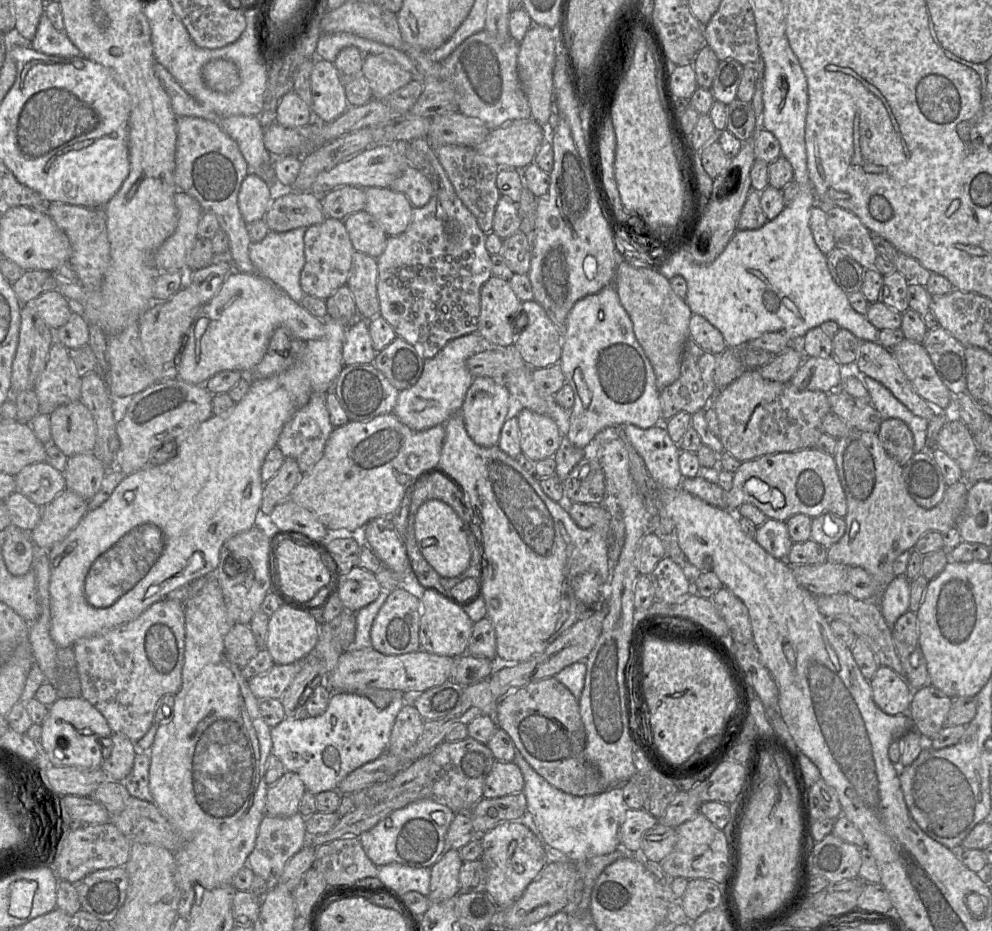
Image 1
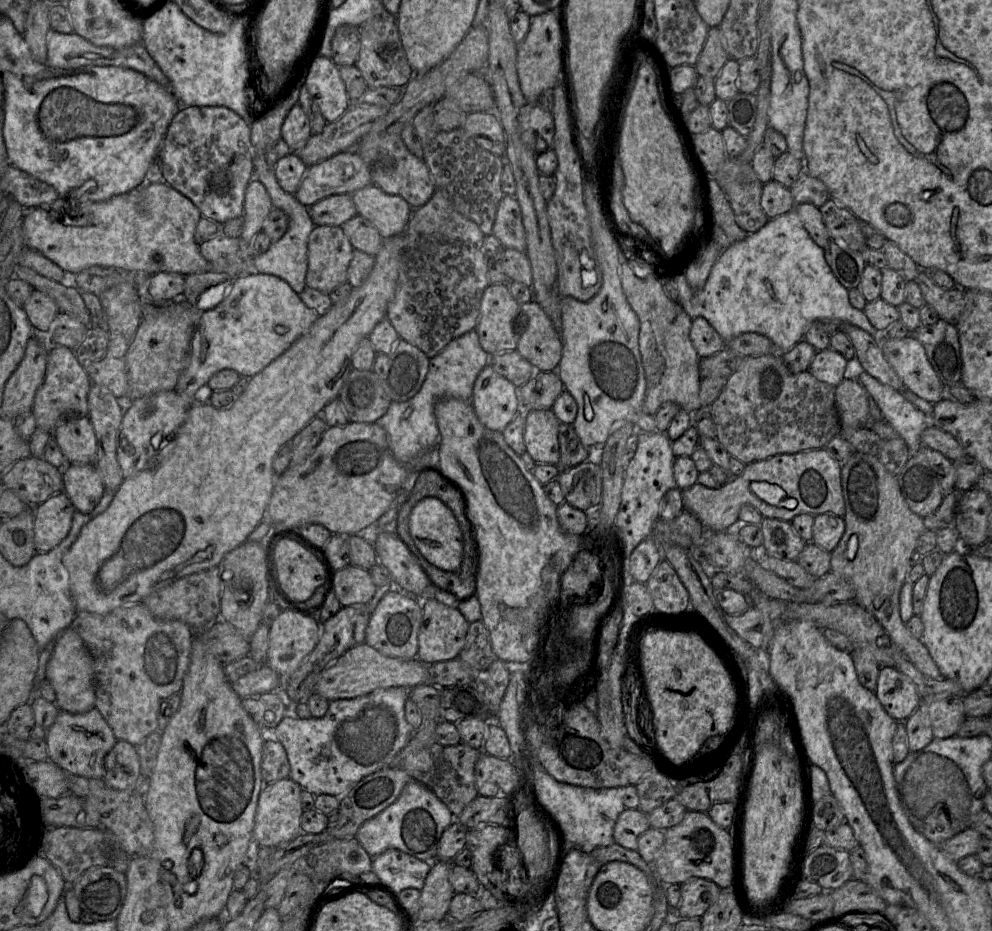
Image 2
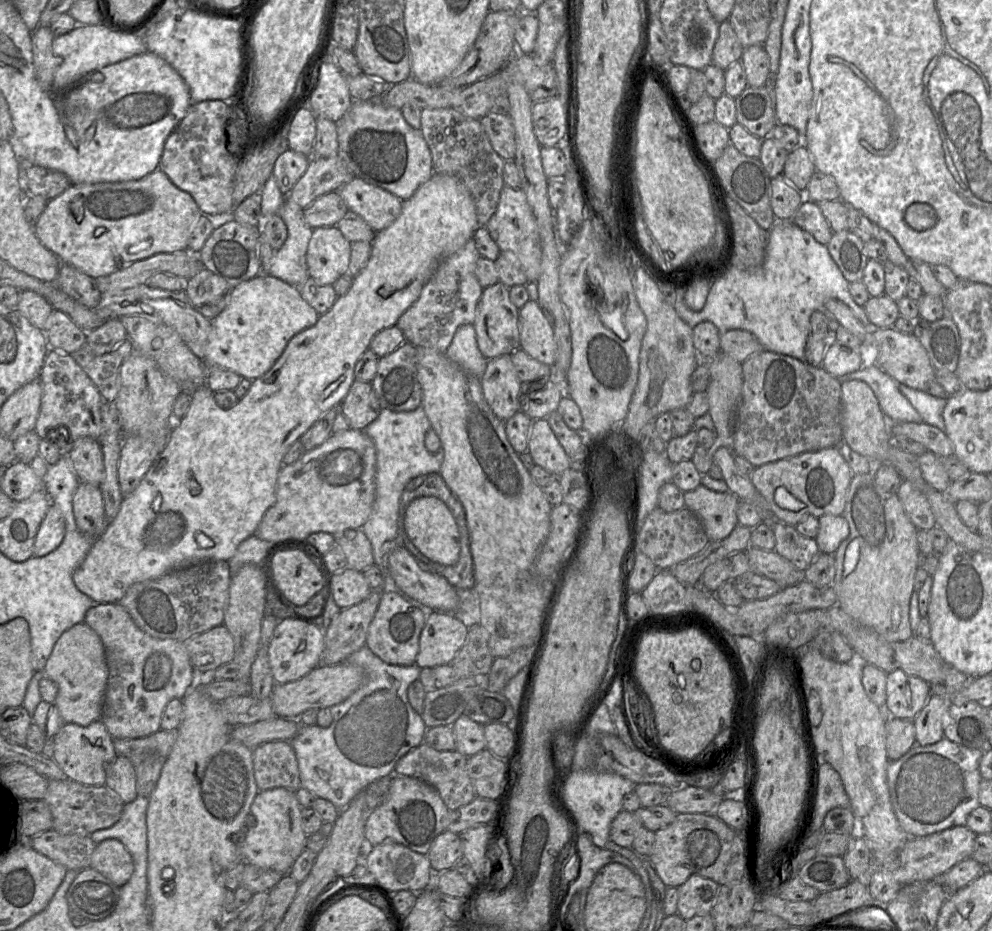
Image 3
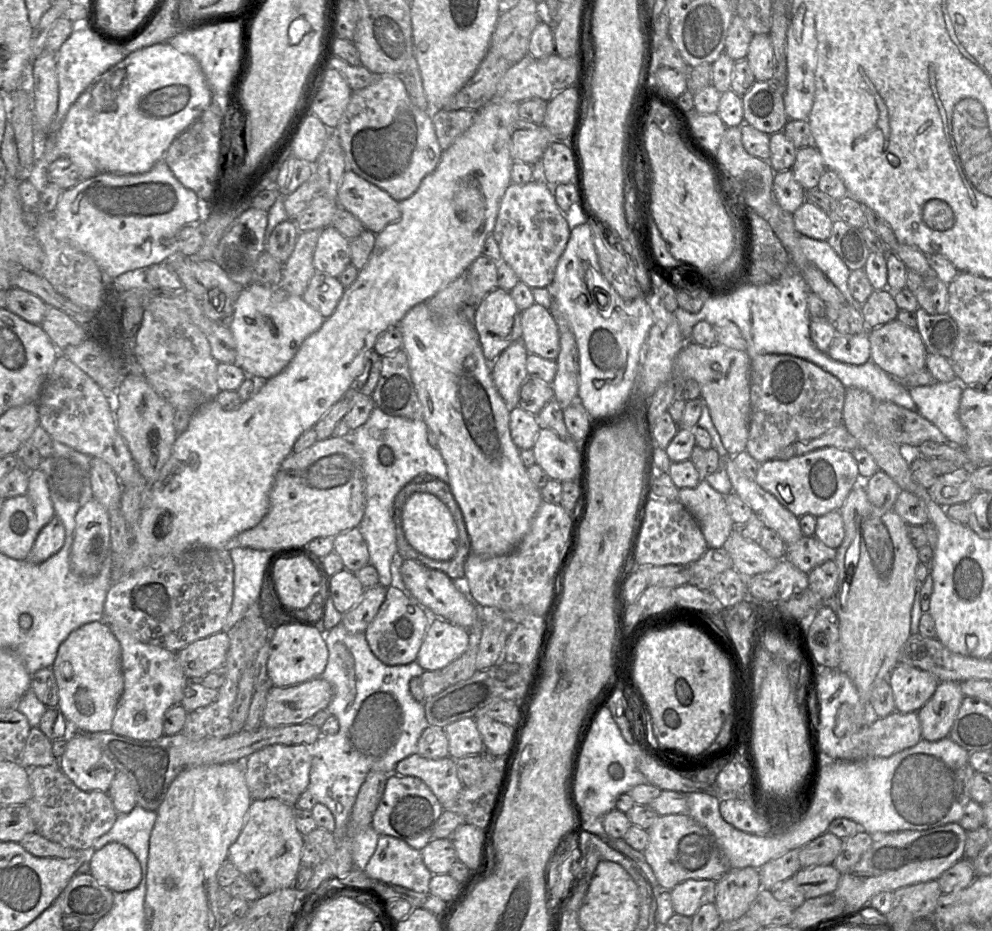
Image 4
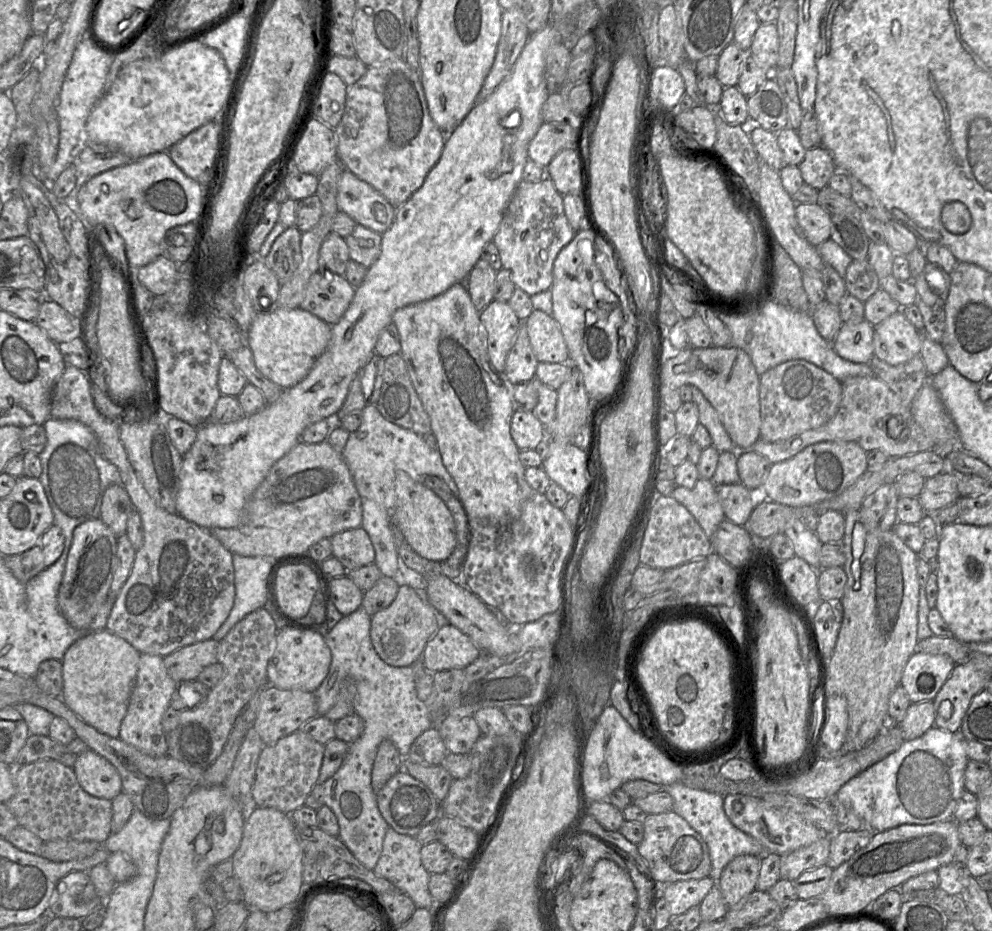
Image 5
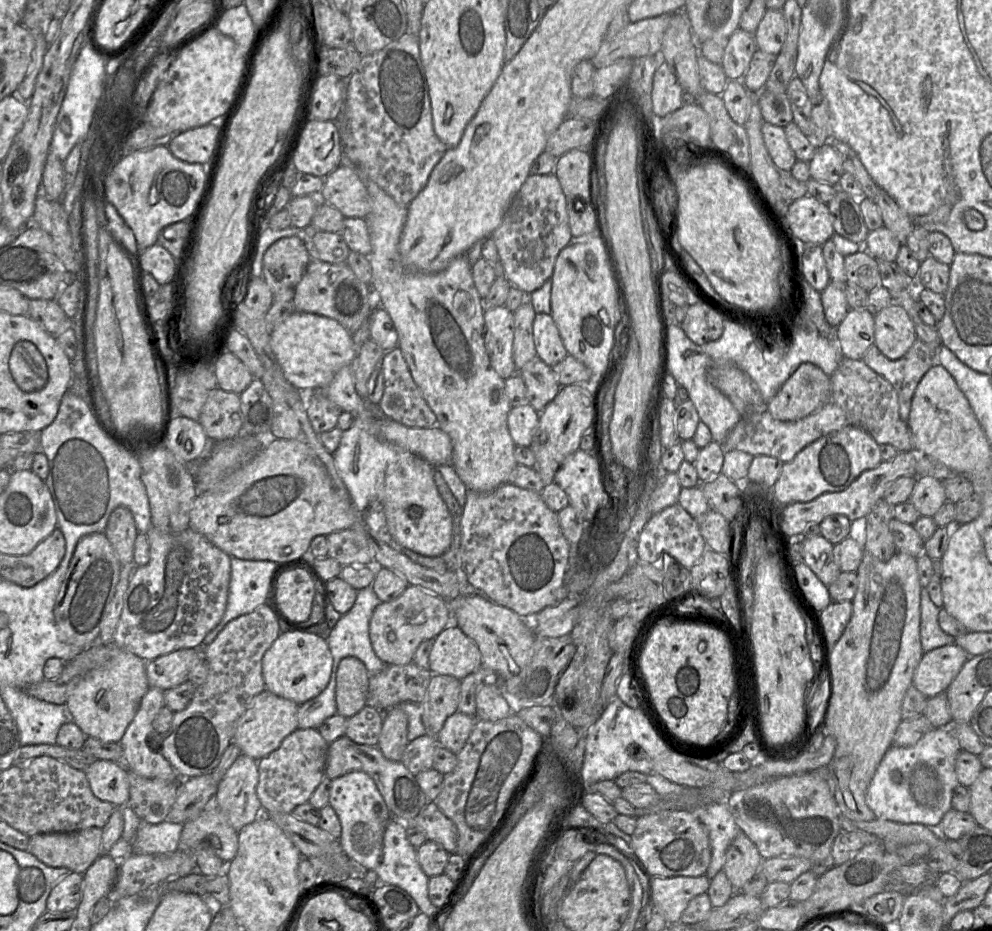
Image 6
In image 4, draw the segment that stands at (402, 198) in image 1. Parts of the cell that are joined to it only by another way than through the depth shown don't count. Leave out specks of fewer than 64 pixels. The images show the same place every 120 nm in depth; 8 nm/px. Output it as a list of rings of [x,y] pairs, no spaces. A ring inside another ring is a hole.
[[[346,170],[342,177],[337,201],[375,235],[401,217],[399,202],[351,170]]]

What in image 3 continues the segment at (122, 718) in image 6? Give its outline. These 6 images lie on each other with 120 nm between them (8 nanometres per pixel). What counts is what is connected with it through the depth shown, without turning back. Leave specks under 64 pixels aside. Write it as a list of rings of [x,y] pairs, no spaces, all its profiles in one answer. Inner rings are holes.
[[[77,623],[62,633],[45,664],[43,675],[57,684],[54,705],[64,723],[88,726],[101,718],[108,667],[102,640],[86,623]]]

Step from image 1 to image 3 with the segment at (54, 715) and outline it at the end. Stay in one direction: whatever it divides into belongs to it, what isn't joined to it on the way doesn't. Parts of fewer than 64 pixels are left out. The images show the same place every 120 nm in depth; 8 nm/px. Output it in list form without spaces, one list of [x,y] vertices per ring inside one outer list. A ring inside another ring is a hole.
[[[101,718],[88,726],[63,723],[59,731],[54,735],[53,743],[52,759],[69,779],[84,785],[105,785],[105,763],[114,761],[117,754],[114,749],[113,738],[108,733]]]

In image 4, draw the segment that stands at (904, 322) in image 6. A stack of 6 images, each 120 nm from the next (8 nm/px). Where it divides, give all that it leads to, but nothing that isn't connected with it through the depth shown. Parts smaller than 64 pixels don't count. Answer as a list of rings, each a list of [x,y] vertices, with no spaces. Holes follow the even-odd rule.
[[[897,319],[868,331],[871,361],[896,379],[926,367],[927,351],[916,329]]]

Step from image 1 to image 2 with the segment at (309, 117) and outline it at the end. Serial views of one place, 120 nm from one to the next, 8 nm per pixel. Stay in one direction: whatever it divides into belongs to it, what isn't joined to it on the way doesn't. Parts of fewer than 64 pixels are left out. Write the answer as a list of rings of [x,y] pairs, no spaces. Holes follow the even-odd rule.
[[[295,104],[286,116],[281,128],[281,140],[291,152],[298,151],[311,137],[309,119],[301,106]]]

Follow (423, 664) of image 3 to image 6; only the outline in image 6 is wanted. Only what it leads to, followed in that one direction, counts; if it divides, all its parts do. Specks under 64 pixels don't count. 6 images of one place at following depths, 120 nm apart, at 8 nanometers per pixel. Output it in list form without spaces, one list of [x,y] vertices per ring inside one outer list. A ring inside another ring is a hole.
[[[449,624],[434,640],[429,656],[433,674],[464,679],[482,667],[482,656],[475,642],[456,624]]]

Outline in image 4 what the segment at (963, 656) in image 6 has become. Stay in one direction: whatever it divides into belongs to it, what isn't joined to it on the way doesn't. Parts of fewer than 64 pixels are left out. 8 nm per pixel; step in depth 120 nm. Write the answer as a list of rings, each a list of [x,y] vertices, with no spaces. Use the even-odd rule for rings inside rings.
[[[898,663],[888,676],[892,688],[895,711],[918,712],[932,697],[939,681],[931,673]]]

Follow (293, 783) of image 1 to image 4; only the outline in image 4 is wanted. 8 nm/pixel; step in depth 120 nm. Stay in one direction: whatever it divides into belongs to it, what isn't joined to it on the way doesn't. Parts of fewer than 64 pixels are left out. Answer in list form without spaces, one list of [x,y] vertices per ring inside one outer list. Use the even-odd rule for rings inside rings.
[[[276,798],[253,800],[240,835],[229,847],[227,859],[265,896],[294,886],[303,846],[304,836],[296,827],[293,806]]]

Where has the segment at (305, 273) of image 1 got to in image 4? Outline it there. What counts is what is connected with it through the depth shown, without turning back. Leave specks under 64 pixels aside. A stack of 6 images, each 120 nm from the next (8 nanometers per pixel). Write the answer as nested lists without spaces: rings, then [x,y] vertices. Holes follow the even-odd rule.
[[[332,225],[324,228],[313,255],[313,266],[316,272],[337,278],[350,263],[349,240]]]

